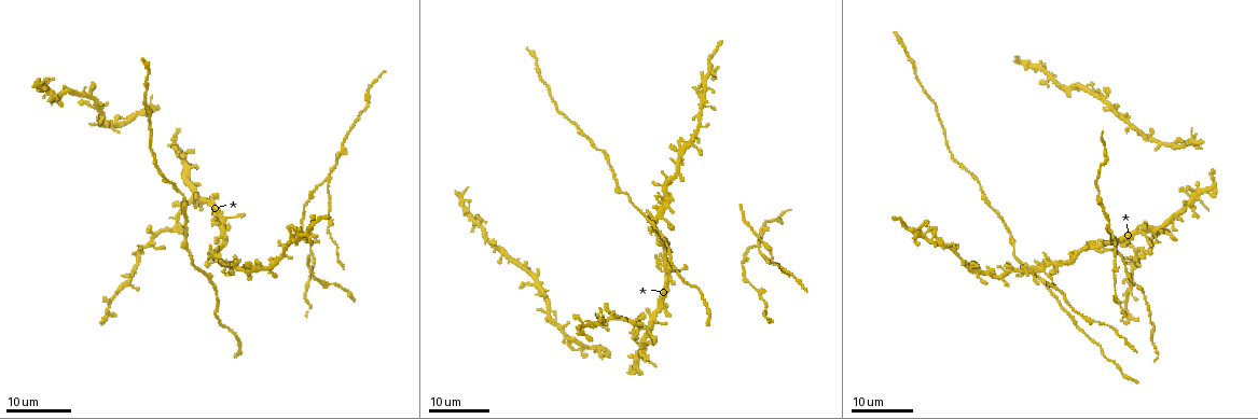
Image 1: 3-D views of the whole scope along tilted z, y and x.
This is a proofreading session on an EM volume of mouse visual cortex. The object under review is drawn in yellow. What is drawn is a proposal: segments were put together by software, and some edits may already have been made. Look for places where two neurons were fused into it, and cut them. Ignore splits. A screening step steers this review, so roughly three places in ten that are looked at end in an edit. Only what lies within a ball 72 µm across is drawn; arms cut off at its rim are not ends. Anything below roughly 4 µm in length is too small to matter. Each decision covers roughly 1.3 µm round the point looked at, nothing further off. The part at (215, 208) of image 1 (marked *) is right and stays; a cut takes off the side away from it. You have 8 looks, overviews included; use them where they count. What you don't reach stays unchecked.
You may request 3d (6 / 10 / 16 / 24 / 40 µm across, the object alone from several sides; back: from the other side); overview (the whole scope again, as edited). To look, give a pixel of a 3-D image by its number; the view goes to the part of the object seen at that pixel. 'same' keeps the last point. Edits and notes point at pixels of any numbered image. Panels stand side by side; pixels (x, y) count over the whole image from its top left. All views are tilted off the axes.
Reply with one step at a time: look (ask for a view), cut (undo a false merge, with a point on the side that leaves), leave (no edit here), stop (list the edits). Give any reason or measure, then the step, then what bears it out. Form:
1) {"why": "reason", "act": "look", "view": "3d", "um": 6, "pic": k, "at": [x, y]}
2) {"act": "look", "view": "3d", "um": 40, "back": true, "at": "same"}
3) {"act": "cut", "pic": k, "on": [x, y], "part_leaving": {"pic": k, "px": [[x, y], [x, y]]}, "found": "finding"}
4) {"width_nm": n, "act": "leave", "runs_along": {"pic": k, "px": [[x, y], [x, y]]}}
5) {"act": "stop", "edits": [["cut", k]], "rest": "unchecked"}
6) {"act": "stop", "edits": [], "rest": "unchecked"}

{"why": "arms part here", "act": "look", "view": "3d", "um": 16, "pic": 1, "at": [1110, 224]}

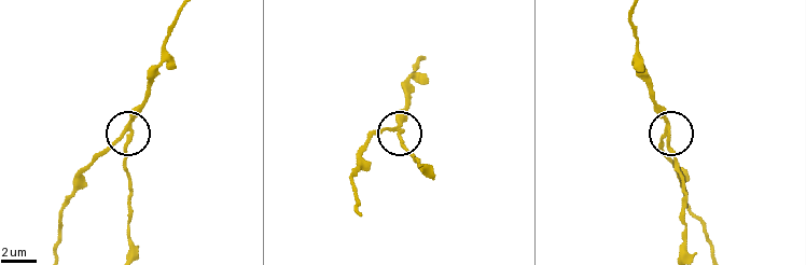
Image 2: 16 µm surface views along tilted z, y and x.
{"act": "look", "view": "3d", "um": 10, "pic": 2, "at": [129, 139]}

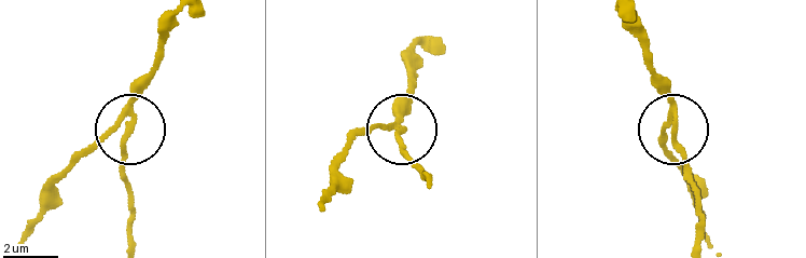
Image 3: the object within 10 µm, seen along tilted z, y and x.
{"width_nm": 180, "act": "cut", "pic": 3, "on": [122, 152], "part_leaving": {"pic": 3, "px": [[131, 112], [122, 176], [134, 241]]}, "found": "a second neuron is stuck on"}

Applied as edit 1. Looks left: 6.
{"why": "see it whole again", "act": "look", "view": "overview"}

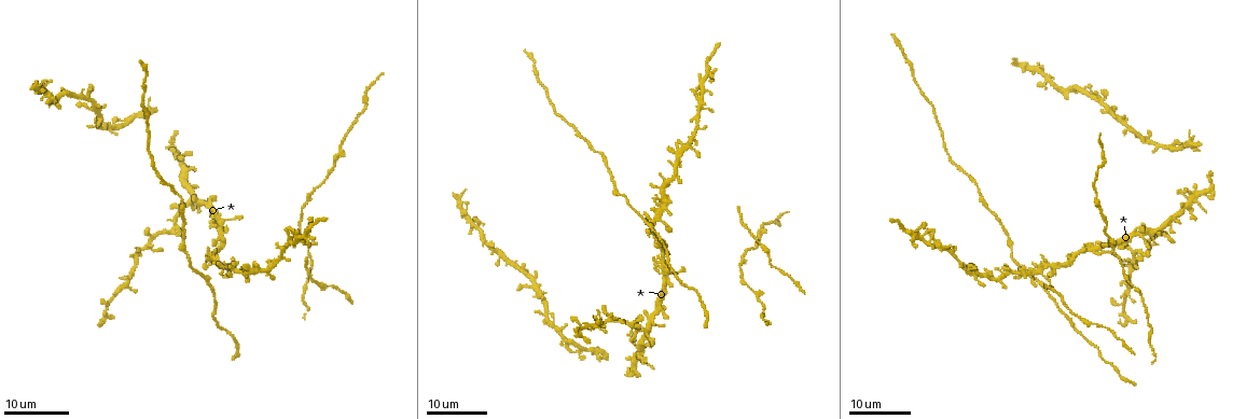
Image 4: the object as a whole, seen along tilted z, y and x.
{"act": "look", "view": "3d", "um": 24, "pic": 4, "at": [1051, 265]}

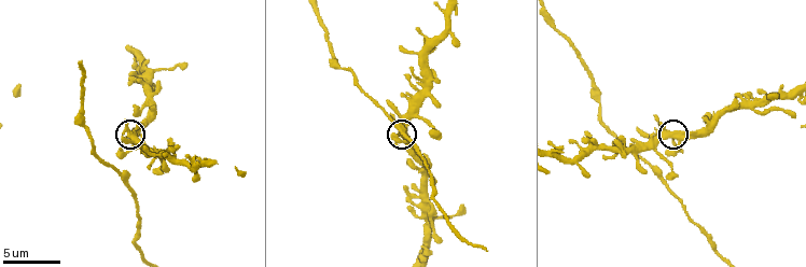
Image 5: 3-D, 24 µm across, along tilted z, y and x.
{"act": "look", "view": "3d", "um": 6, "pic": 5, "at": [672, 137]}

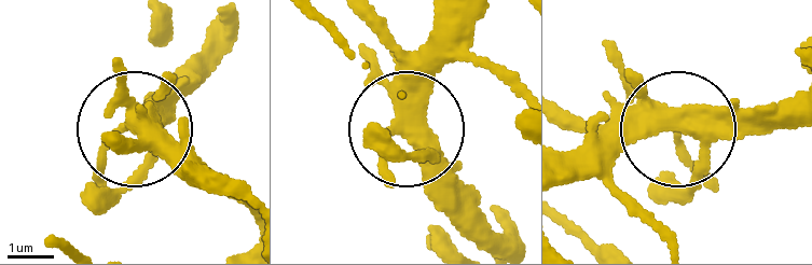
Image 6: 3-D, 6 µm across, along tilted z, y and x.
{"act": "leave", "runs_along": {"pic": 6, "px": [[789, 96], [685, 126], [597, 129], [570, 154]]}, "found": "one neuron here"}

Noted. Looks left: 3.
{"why": "three-way junction", "act": "look", "view": "3d", "um": 16, "pic": 4, "at": [971, 274]}

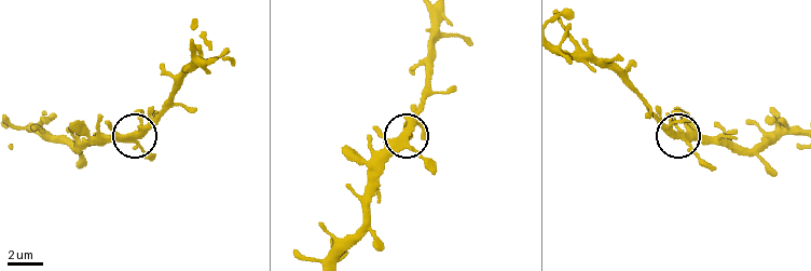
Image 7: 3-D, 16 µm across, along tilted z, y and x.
{"act": "look", "view": "3d", "um": 6, "pic": 7, "at": [409, 140]}

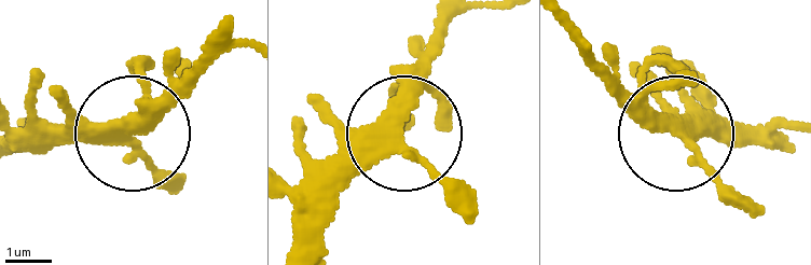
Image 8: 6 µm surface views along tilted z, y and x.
{"act": "leave", "runs_along": {"pic": 8, "px": [[301, 247], [395, 148], [409, 79], [447, 23]]}, "found": "continuous, no second neuron"}

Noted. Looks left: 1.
{"why": "branch point", "act": "look", "view": "3d", "um": 6, "pic": 5, "at": [155, 70]}

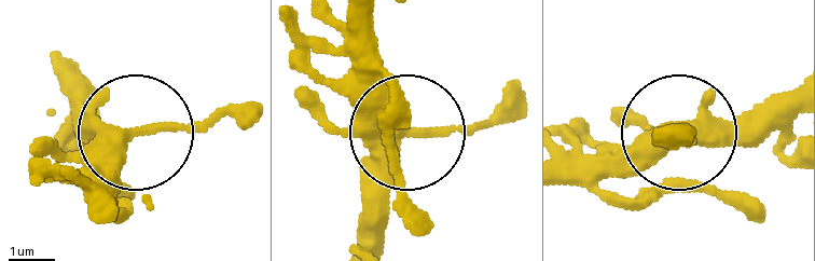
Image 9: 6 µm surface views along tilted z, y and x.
{"side_arm_um": 44, "act": "leave", "found": "one neuron here"}

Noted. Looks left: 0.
{"act": "stop", "edits": [["cut", 3]], "rest": "unchecked"}

